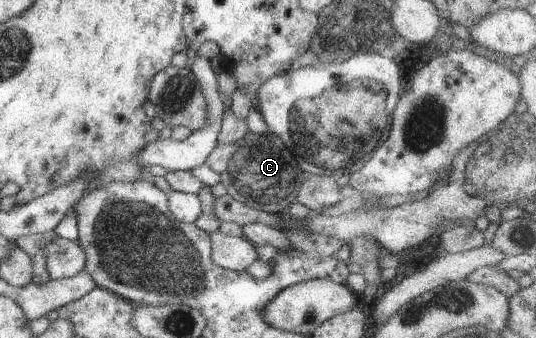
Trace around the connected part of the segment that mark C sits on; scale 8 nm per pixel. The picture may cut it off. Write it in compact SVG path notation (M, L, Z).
M269 130L263 134L247 132L231 145L217 145L209 153L205 164L217 173L234 200L272 214L283 212L297 202L301 185L309 176L299 167L287 145Z

